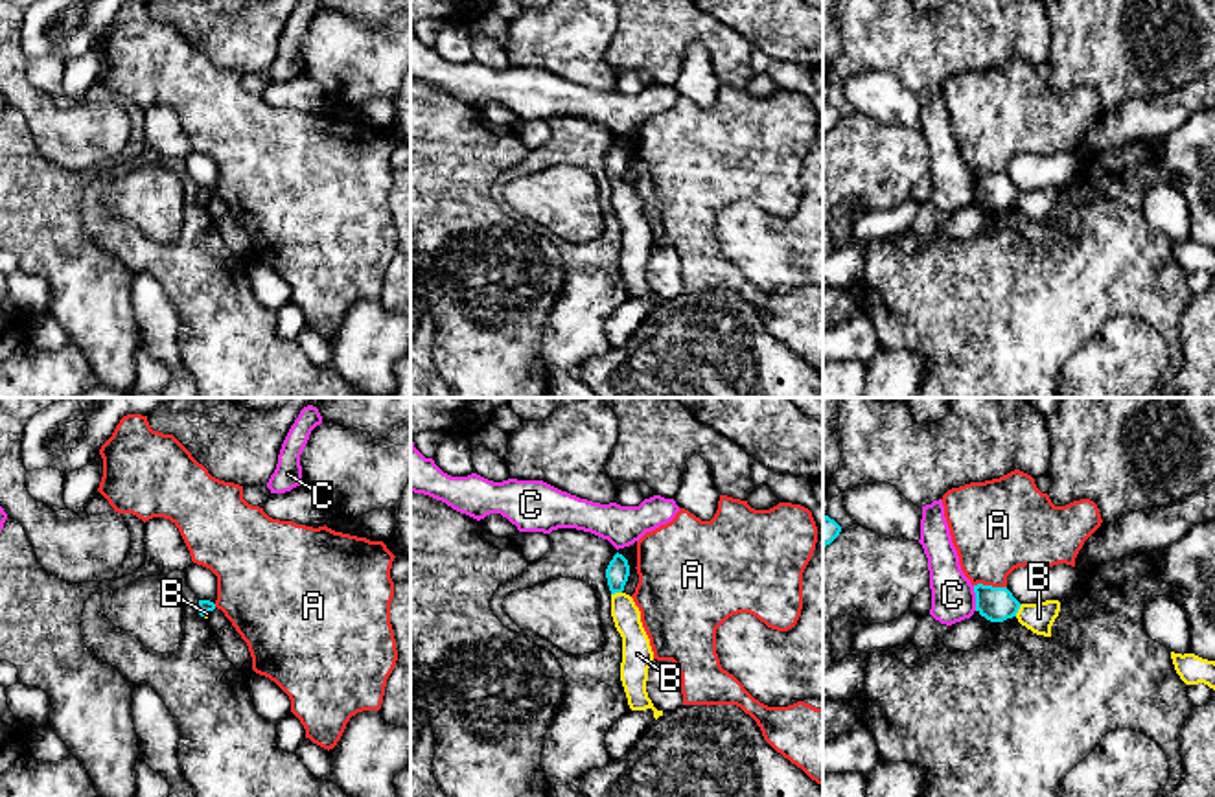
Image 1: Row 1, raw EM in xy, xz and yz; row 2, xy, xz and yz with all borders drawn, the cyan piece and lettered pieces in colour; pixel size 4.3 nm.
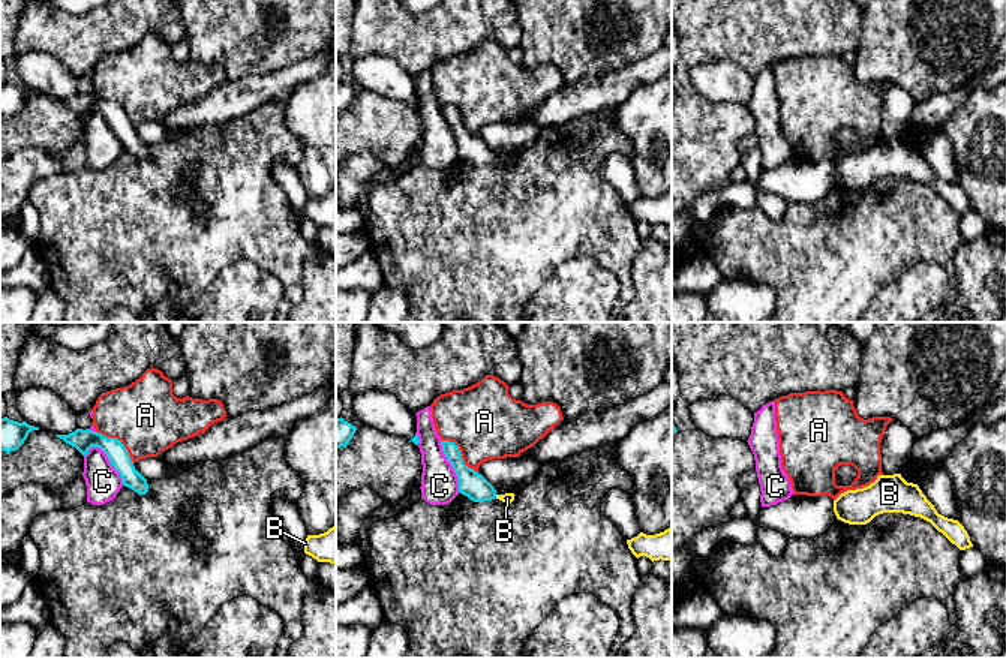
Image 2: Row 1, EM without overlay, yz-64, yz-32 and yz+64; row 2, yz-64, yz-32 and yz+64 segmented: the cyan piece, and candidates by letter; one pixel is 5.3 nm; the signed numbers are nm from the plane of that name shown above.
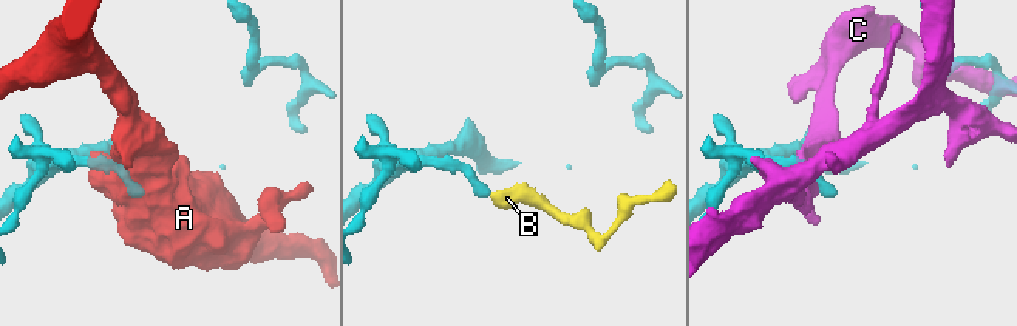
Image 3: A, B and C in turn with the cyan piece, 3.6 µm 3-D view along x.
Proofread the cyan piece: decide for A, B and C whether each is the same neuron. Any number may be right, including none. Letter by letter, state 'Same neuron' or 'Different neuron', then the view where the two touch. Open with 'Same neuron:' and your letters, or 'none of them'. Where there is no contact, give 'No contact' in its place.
Same neuron: B
A: Different neuron. Touches cyan in yz
B: Same neuron. Touches cyan in yz
C: Different neuron. Touches cyan in yz

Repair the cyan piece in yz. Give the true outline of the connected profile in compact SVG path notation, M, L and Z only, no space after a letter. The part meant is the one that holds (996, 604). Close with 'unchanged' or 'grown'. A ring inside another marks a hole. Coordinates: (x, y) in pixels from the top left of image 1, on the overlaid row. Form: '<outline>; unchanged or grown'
M978 583L976 611L990 622L1003 622L1016 617L1022 626L1036 635L1051 637L1051 626L1060 611L1059 600L1020 604L1007 587Z; grown

